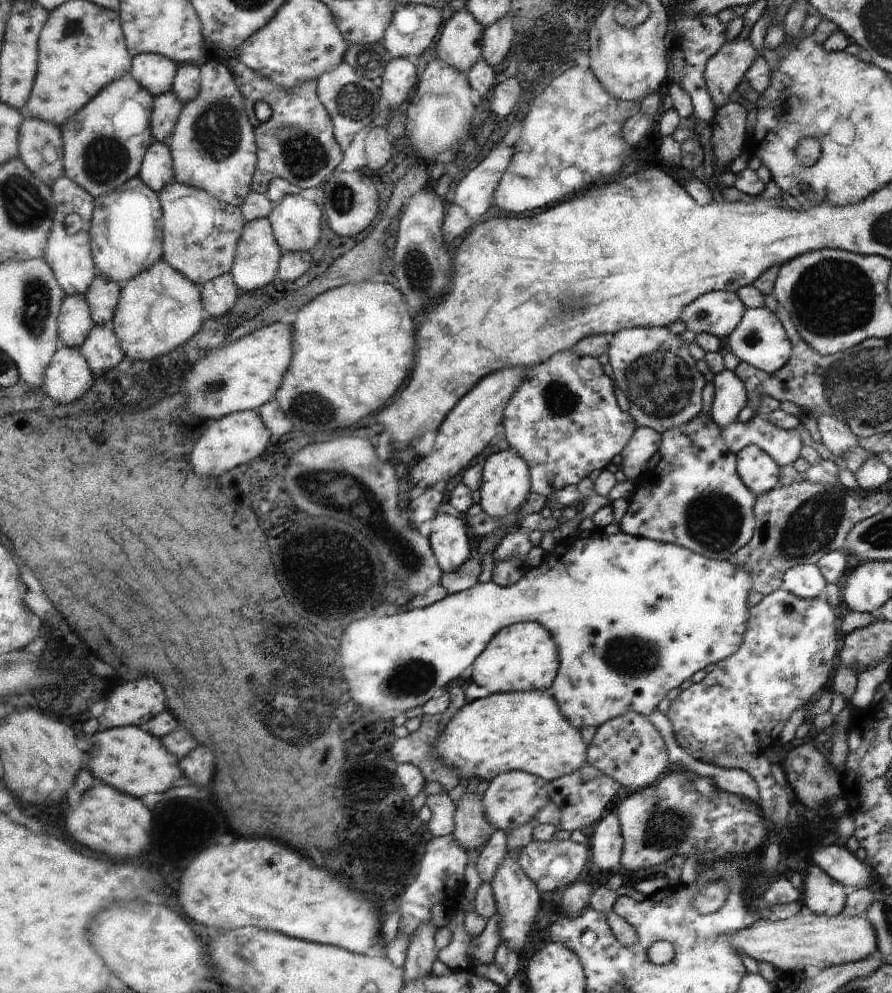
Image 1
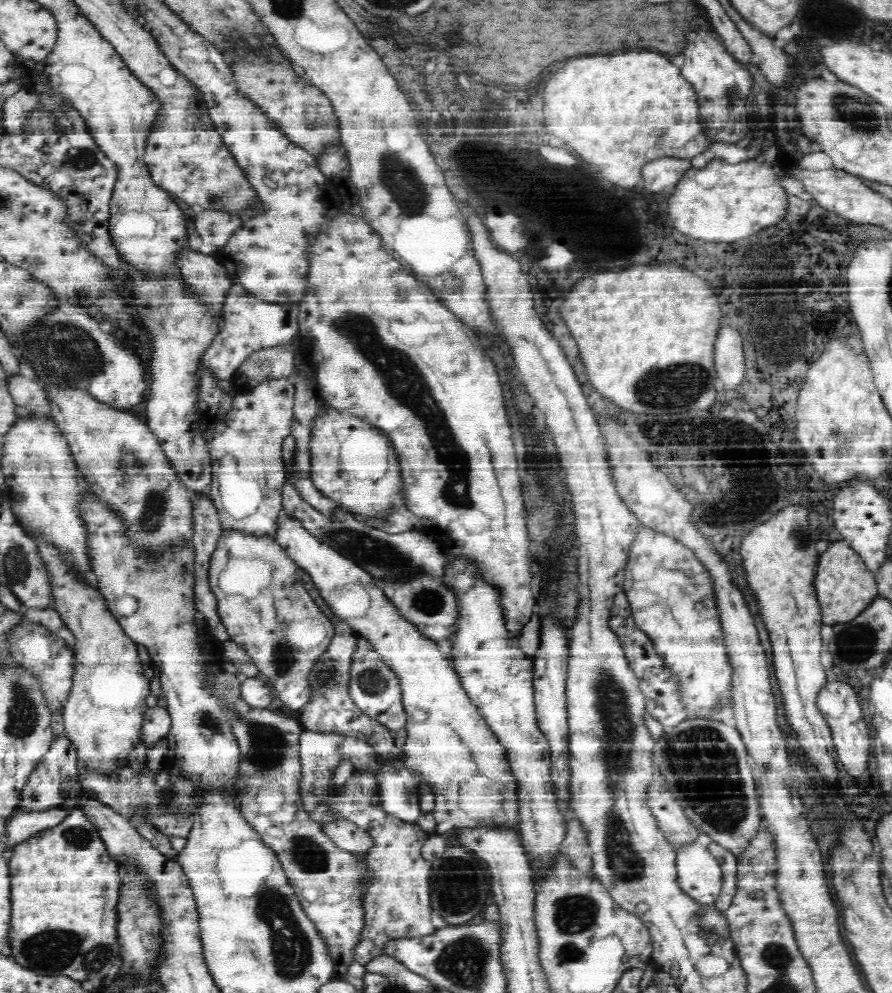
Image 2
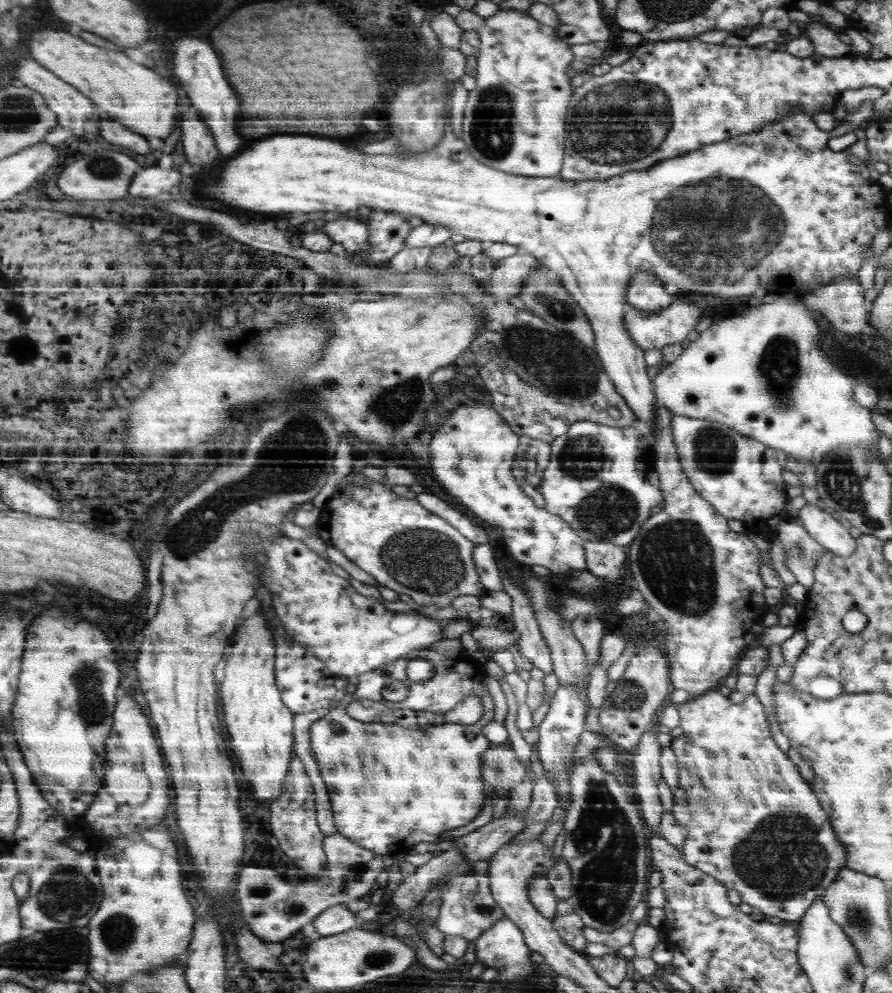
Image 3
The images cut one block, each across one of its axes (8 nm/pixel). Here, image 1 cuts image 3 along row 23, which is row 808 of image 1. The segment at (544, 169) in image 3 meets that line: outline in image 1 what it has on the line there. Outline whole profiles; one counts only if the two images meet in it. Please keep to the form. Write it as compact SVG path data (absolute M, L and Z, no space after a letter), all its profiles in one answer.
M507 772L497 776L493 782L489 782L489 788L485 792L485 814L487 818L499 826L499 836L505 830L513 830L517 826L525 826L531 820L535 820L535 814L543 810L551 802L551 782L529 774L529 772Z

